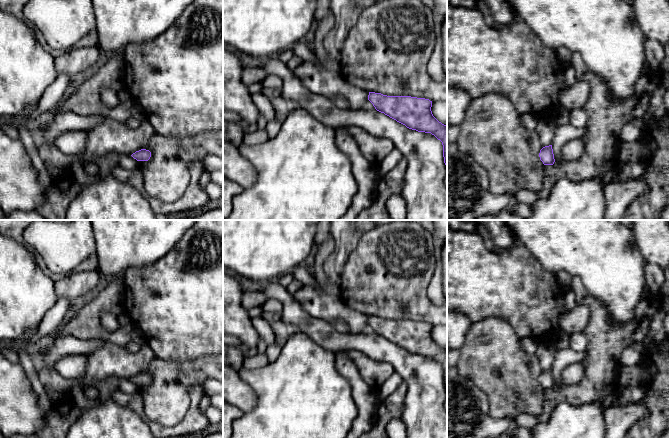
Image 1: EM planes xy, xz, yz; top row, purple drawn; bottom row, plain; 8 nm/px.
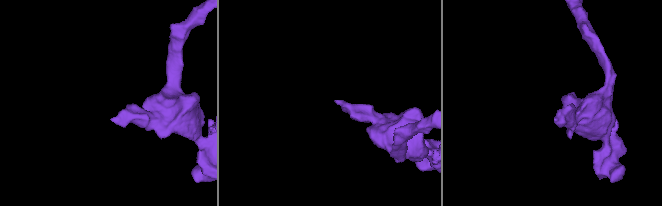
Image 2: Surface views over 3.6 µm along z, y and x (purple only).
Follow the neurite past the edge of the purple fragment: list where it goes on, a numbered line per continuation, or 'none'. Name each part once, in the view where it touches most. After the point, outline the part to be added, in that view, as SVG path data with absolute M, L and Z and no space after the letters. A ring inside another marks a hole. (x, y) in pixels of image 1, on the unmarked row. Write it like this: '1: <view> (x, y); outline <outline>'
none

